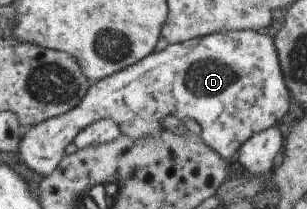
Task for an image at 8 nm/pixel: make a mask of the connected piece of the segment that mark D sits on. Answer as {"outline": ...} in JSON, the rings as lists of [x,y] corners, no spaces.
{"outline":[[[233,30],[230,32],[219,32],[214,34],[209,34],[203,37],[194,38],[193,40],[187,40],[178,44],[167,44],[167,46],[161,50],[152,52],[149,51],[148,54],[143,57],[142,60],[136,61],[134,64],[124,67],[121,71],[112,73],[99,81],[90,83],[85,95],[81,98],[81,101],[75,107],[67,110],[67,113],[62,113],[61,115],[47,118],[40,124],[32,125],[26,132],[21,136],[21,141],[18,143],[18,148],[16,149],[16,156],[18,161],[21,161],[25,167],[39,173],[44,178],[48,176],[54,169],[59,165],[61,158],[64,156],[63,149],[73,141],[75,135],[86,128],[88,125],[94,124],[96,121],[102,119],[110,119],[115,122],[115,125],[119,128],[119,131],[124,136],[127,136],[132,141],[139,141],[142,138],[147,138],[155,136],[158,131],[162,131],[161,119],[163,117],[169,117],[169,115],[174,115],[177,119],[193,119],[200,125],[201,129],[201,140],[206,146],[209,146],[218,156],[225,161],[229,161],[235,158],[238,151],[238,147],[247,141],[254,133],[259,133],[269,129],[270,127],[277,126],[281,117],[287,113],[289,109],[289,99],[290,93],[288,92],[287,86],[285,85],[283,74],[281,73],[279,67],[279,60],[274,48],[273,40],[261,32],[257,33],[255,30]]]}

